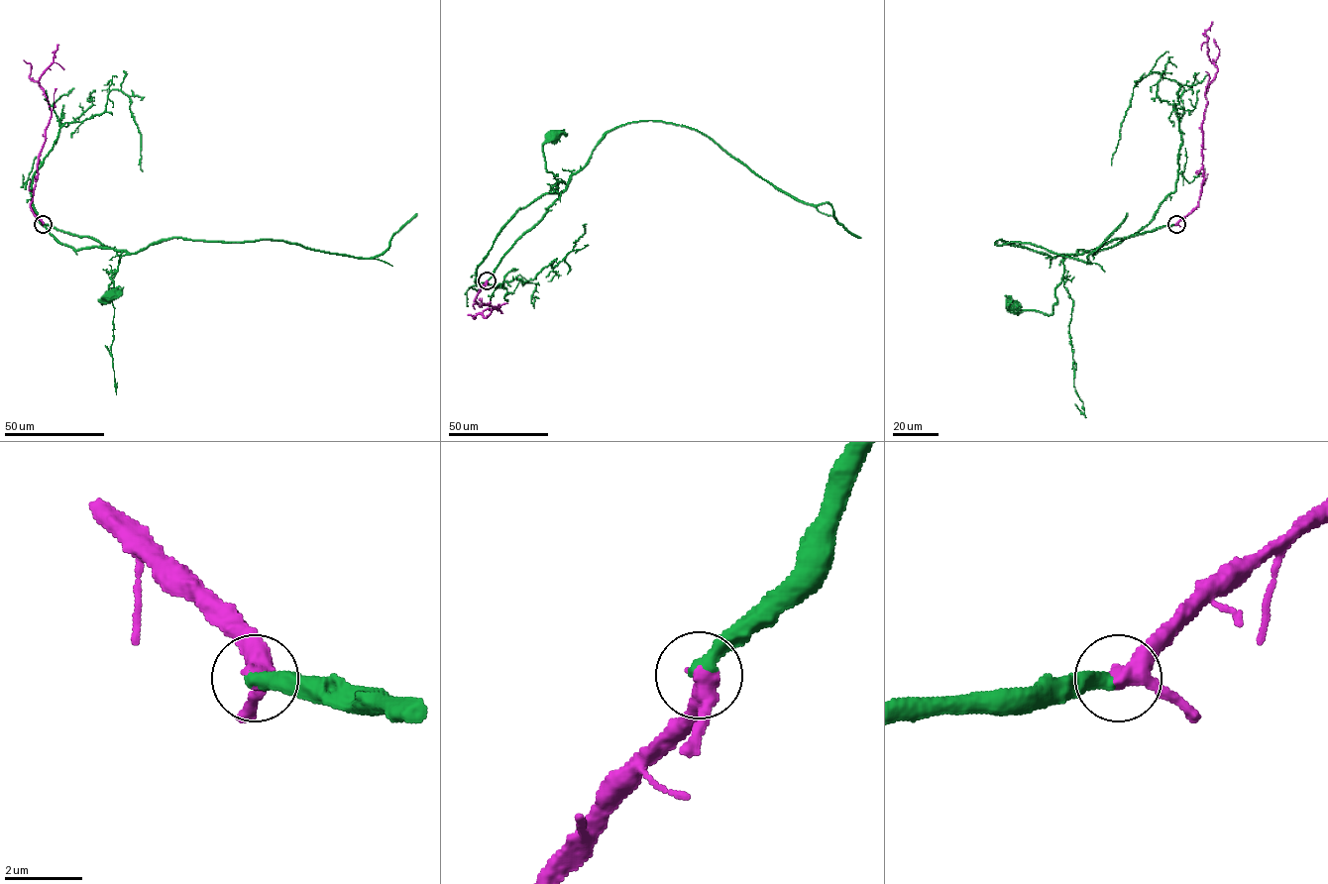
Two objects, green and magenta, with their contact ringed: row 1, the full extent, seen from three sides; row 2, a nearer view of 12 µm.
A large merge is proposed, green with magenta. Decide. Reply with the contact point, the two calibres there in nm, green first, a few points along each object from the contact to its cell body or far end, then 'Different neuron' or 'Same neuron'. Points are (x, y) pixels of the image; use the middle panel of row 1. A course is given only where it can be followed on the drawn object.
Place: (487, 280). Thickness 360 nm (green) against 440 nm. Course of green: (487, 280), (506, 251), (565, 188), (564, 180), (549, 172), (545, 162), (543, 143), (554, 136). Course of magenta: (487, 280), (475, 301), (495, 307), (485, 318), (483, 312), (486, 309), (498, 307), (502, 313). Same neuron

